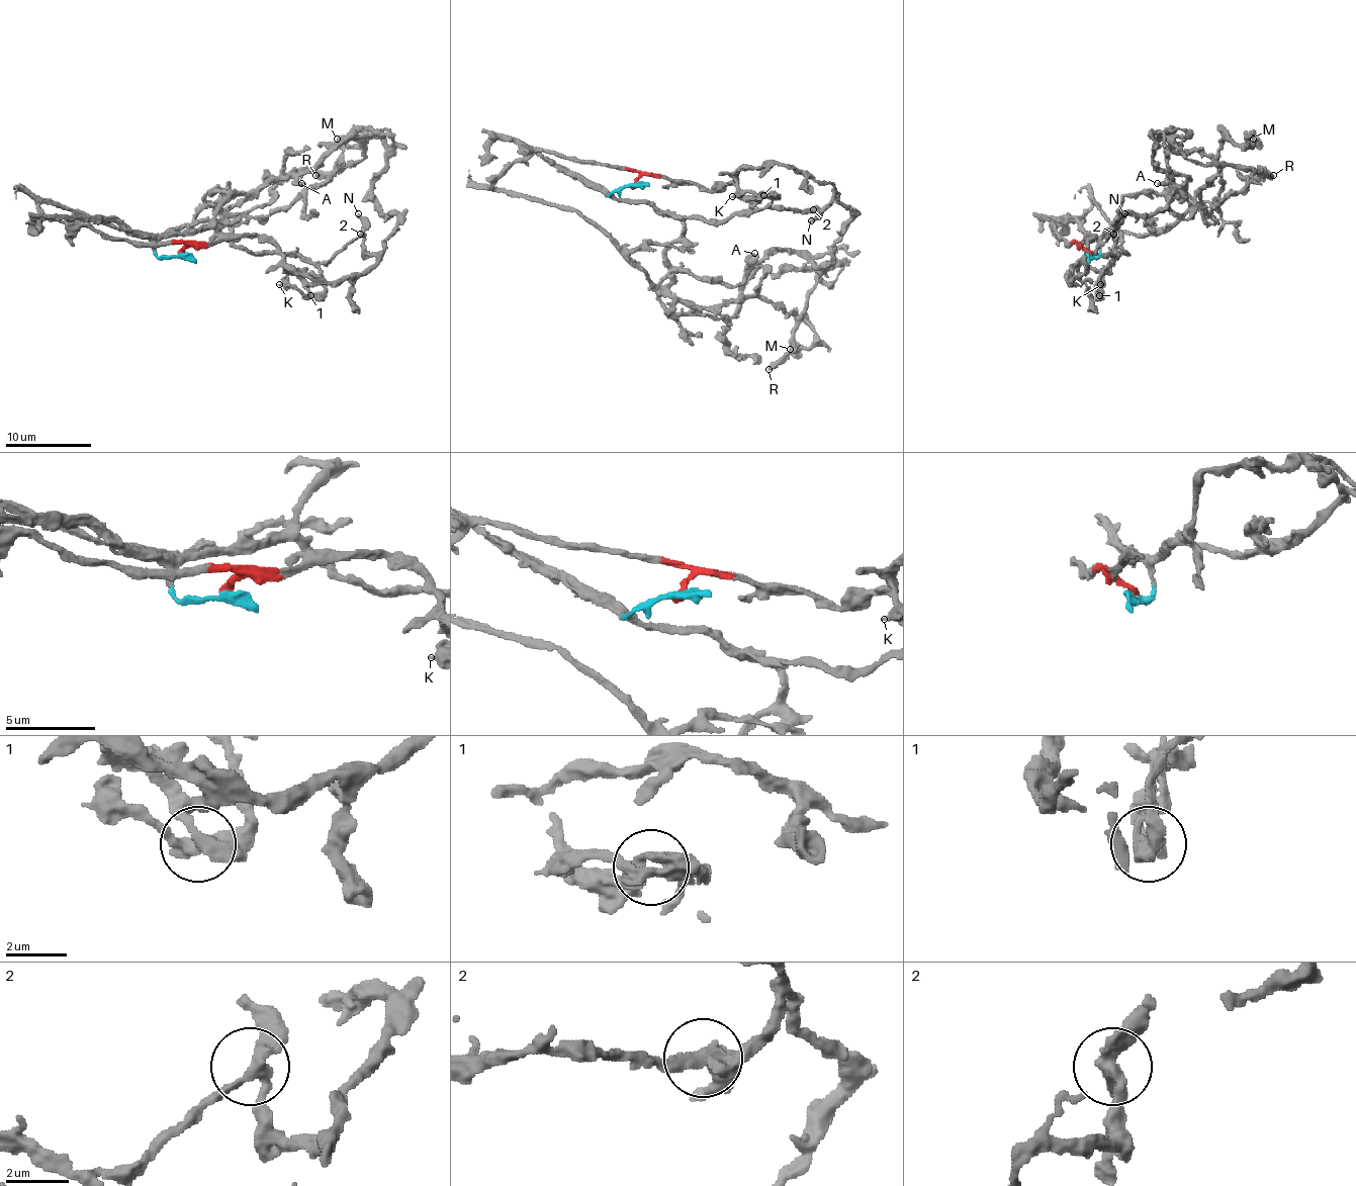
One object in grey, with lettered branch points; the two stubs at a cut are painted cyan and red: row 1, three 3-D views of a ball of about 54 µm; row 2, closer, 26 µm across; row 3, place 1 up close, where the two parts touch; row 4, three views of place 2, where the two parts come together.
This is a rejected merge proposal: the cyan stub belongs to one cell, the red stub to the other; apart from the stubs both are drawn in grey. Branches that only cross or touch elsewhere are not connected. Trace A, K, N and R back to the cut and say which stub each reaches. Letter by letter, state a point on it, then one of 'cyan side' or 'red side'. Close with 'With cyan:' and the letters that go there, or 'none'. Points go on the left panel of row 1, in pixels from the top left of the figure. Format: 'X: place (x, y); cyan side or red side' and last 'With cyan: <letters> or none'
A: place (301, 183); cyan side
K: place (279, 284); cyan side
N: place (358, 213); cyan side
R: place (315, 175); cyan side
With cyan: A, K, N, R

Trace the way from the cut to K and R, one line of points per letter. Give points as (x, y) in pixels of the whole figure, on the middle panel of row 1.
K: (632, 184), (609, 195), (645, 201), (678, 216), (708, 220), (752, 214), (777, 197), (748, 192), (731, 197)
R: (632, 184), (609, 195), (682, 222), (668, 264), (737, 285), (789, 249), (815, 270), (794, 347), (767, 369)

